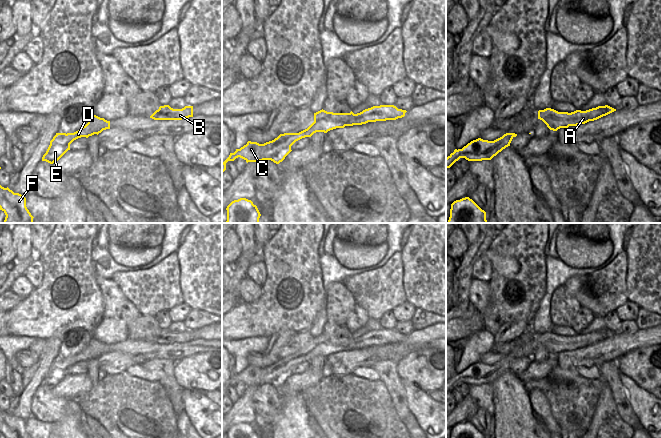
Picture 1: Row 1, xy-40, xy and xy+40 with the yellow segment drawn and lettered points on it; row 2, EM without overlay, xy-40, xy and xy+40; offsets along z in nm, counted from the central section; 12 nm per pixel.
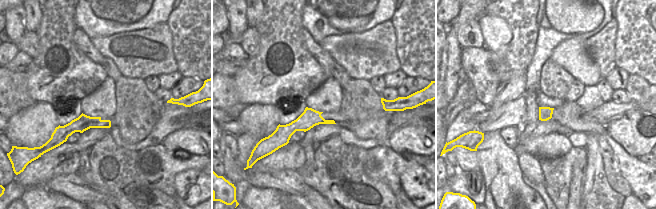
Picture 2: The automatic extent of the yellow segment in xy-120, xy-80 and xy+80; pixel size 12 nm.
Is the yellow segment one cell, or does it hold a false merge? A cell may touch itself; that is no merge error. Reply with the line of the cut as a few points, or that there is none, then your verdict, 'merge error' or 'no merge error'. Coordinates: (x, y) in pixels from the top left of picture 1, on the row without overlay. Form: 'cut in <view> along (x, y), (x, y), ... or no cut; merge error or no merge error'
cut in xy along (325, 338), (331, 345), (343, 345), (345, 349); merge error

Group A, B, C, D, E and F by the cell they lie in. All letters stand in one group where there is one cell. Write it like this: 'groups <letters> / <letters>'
groups A B / C D E F

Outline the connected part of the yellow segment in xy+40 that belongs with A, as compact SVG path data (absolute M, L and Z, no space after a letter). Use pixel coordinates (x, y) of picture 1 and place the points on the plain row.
M605 329L598 330L596 332L592 332L586 335L576 334L574 336L558 336L554 333L551 334L550 341L553 342L554 346L560 345L568 345L569 350L577 350L580 348L585 348L589 345L597 344L603 340L606 340L612 336L616 335L616 333Z

